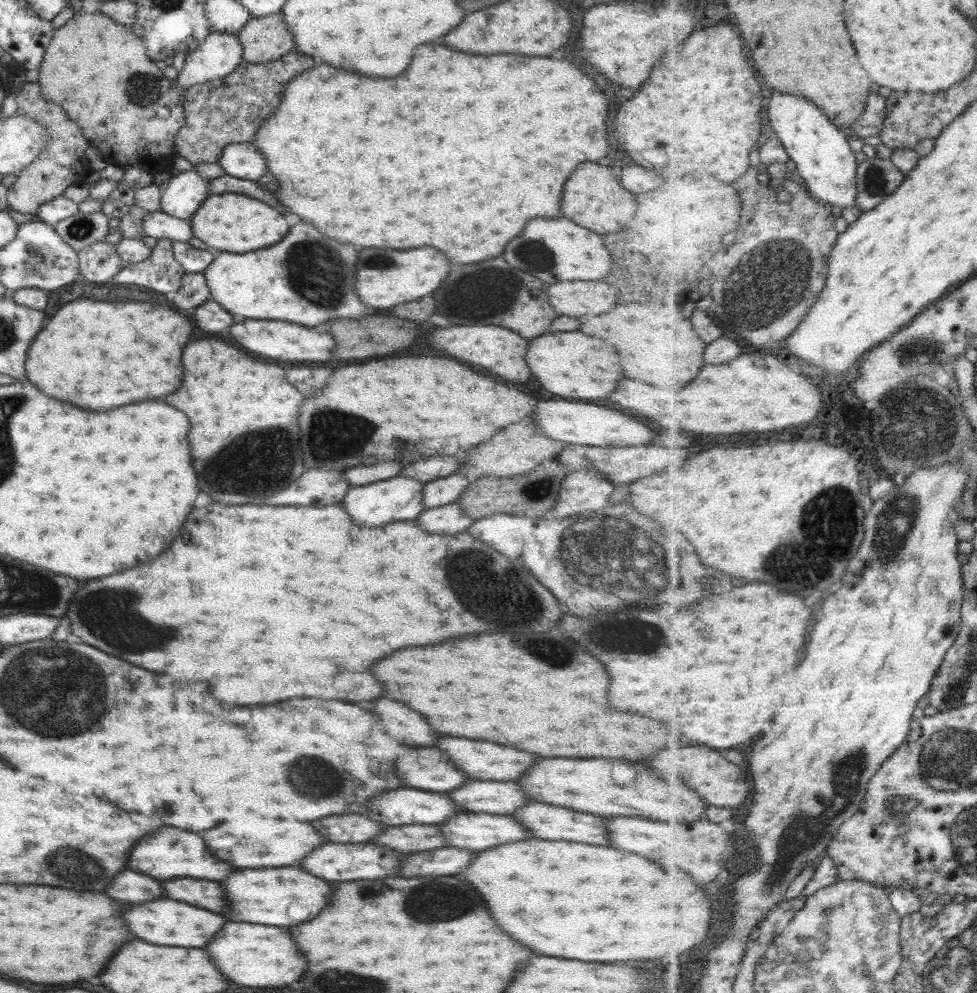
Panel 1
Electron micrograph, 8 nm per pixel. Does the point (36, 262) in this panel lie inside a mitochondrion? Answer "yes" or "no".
yes

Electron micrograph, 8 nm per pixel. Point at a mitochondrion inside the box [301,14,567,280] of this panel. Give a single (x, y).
(533, 254)

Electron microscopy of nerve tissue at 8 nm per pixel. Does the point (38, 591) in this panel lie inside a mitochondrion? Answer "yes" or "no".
yes

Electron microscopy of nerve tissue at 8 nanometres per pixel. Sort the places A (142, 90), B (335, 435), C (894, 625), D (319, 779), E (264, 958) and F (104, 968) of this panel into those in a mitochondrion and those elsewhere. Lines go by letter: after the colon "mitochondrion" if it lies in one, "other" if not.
A: mitochondrion
B: mitochondrion
C: other
D: mitochondrion
E: other
F: other

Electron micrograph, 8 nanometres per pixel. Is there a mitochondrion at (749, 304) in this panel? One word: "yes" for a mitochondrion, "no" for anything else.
yes

